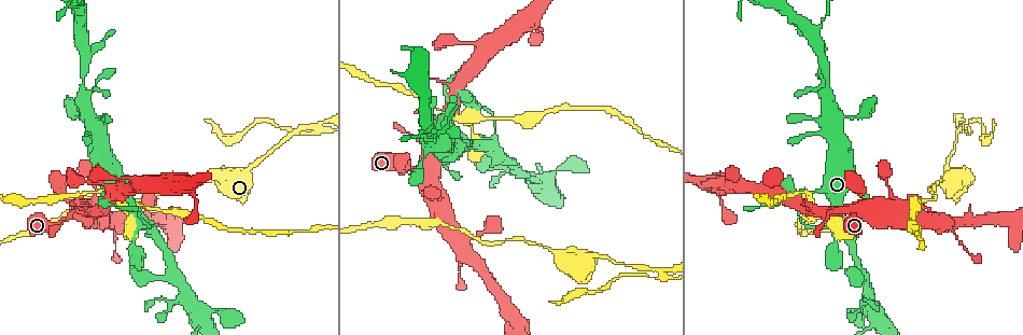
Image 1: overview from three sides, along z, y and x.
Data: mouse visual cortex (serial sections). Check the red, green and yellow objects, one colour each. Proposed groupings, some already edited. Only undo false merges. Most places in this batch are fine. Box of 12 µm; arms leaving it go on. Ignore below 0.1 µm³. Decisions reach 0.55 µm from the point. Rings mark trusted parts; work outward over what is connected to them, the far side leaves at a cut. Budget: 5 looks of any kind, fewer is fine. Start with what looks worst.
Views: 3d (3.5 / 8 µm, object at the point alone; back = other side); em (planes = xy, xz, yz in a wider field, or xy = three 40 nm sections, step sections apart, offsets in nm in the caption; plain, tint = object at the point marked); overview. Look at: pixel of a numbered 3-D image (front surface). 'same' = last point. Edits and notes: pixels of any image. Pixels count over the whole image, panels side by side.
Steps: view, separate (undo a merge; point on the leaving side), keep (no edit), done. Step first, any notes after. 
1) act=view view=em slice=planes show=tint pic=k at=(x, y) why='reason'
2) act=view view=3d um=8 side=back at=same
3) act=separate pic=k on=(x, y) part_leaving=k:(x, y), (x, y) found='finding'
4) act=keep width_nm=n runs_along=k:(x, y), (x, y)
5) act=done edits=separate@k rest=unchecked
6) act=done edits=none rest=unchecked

act=view view=3d um=3.5 pic=1 at=(314, 126) why='arms run side by side'

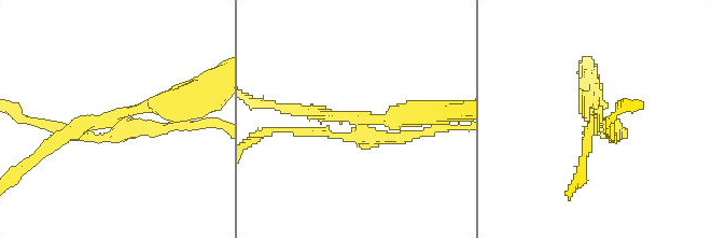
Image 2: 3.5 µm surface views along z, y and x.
act=view view=em slice=xy step=2 show=tint pic=2 at=(355, 123) arms=4 arm_widths_nm=150,150,150,250

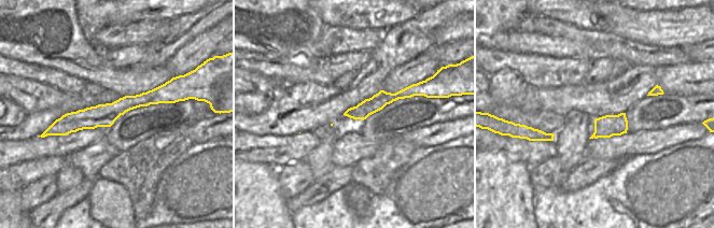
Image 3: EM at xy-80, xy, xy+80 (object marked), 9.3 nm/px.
act=separate pic=2 on=(162, 127) width_nm=160 part_leaving=2:(360, 129), (353, 137), (264, 131) found='two cells meet here'

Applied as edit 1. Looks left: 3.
act=view view=overview why='redraw'

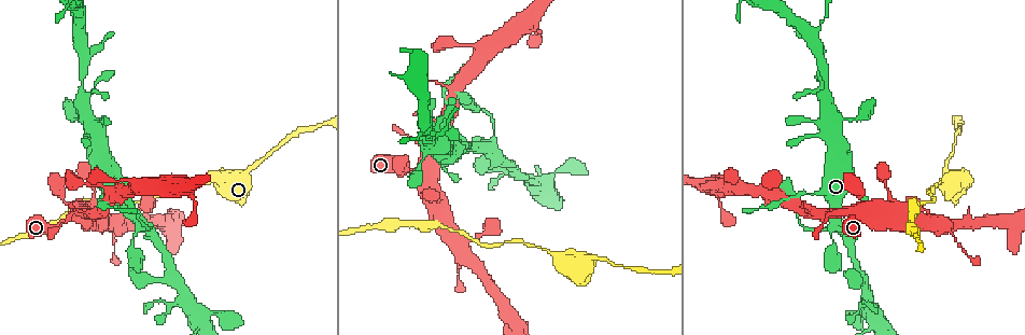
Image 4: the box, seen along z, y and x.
act=view view=3d um=3.5 pic=4 at=(942, 181) why='thick turns thin'

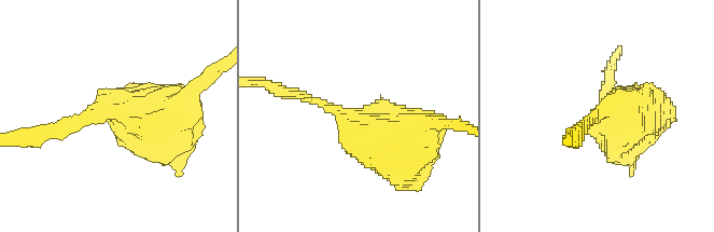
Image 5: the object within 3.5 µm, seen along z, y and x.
act=view view=em slice=xy step=1 show=tint pic=5 at=(348, 118)

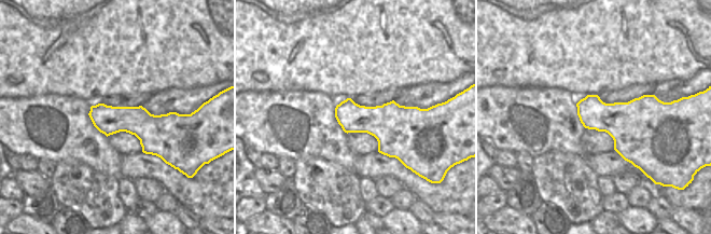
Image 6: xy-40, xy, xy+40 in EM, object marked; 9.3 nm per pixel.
act=keep runs_along=5:(410, 136), (370, 136), (331, 106), (288, 92) found='all the same cell'

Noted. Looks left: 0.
act=done edits=separate@2 rest=unchecked

